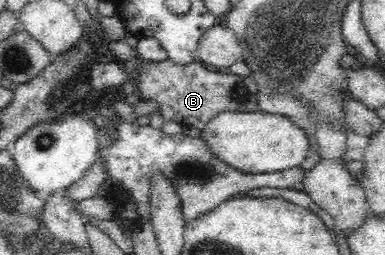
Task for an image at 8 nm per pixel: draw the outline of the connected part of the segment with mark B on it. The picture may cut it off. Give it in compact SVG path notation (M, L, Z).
M166 59L162 62L145 61L137 68L139 91L143 99L155 102L158 112L165 122L175 122L183 127L203 130L211 120L223 112L261 111L259 107L259 87L251 77L237 74L209 72L203 62L177 64Z

